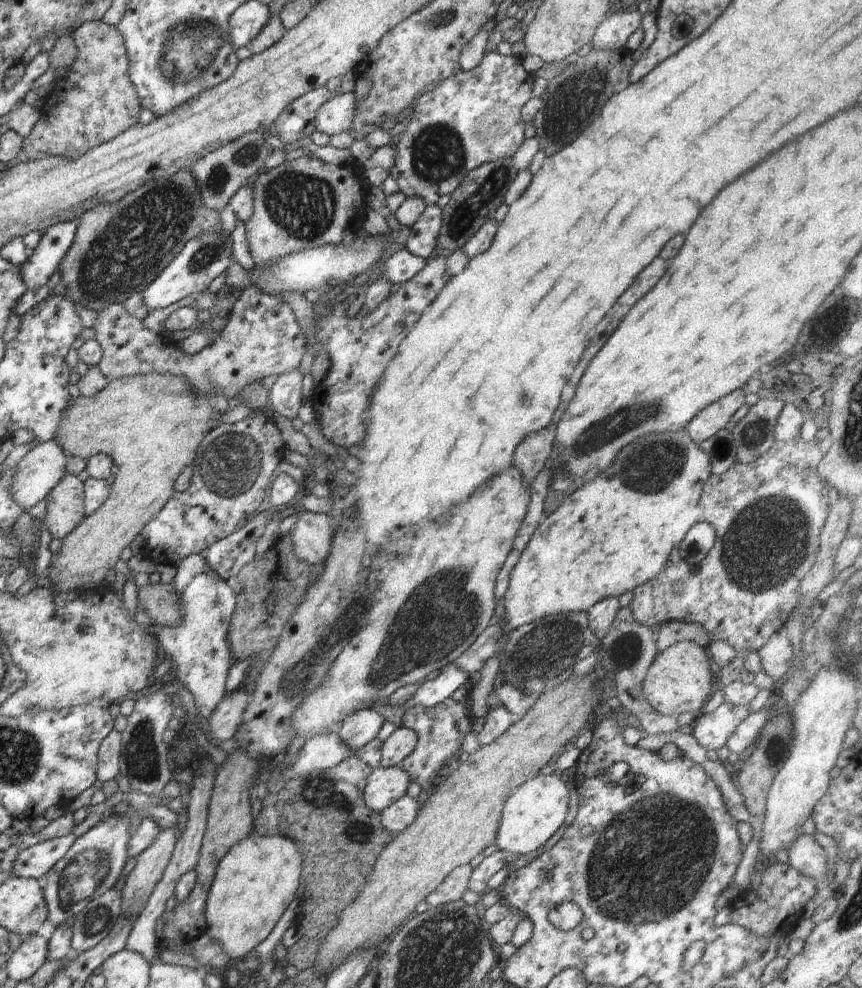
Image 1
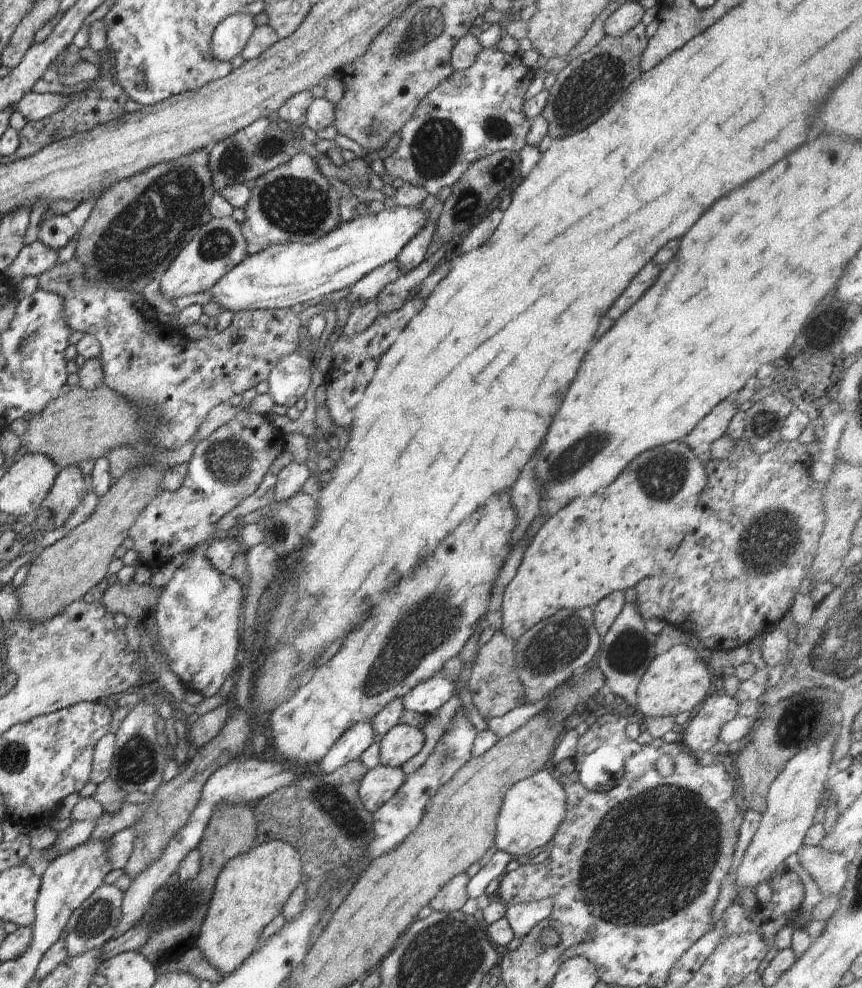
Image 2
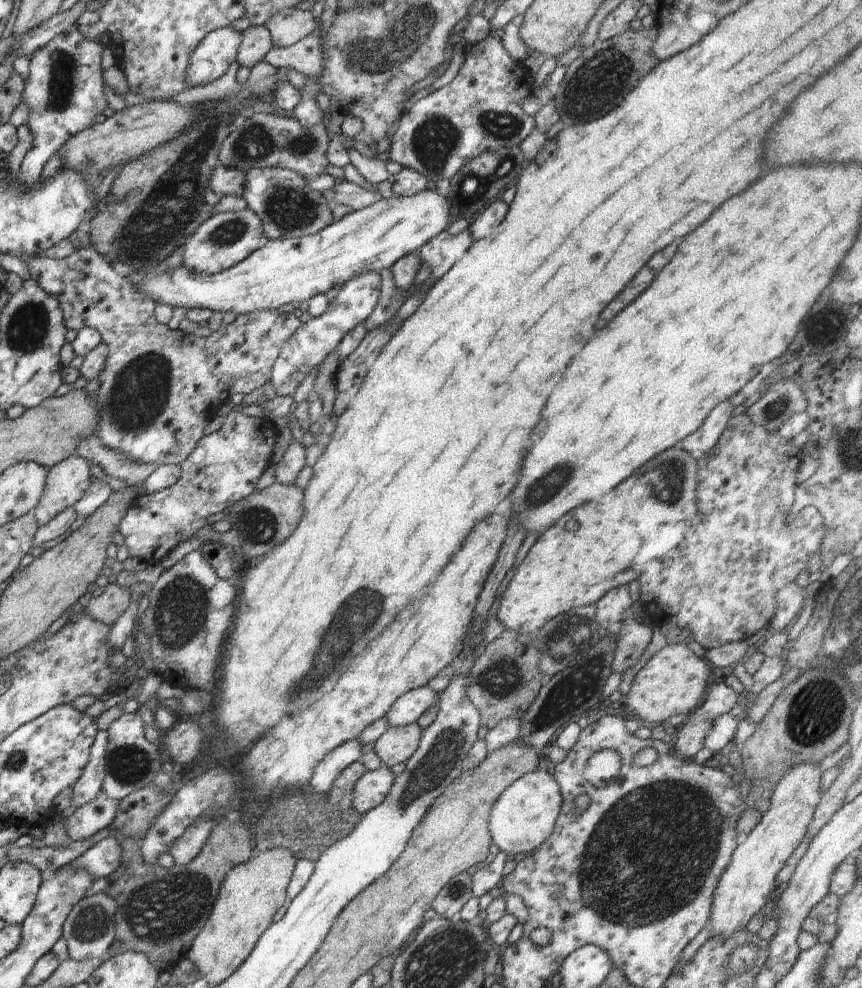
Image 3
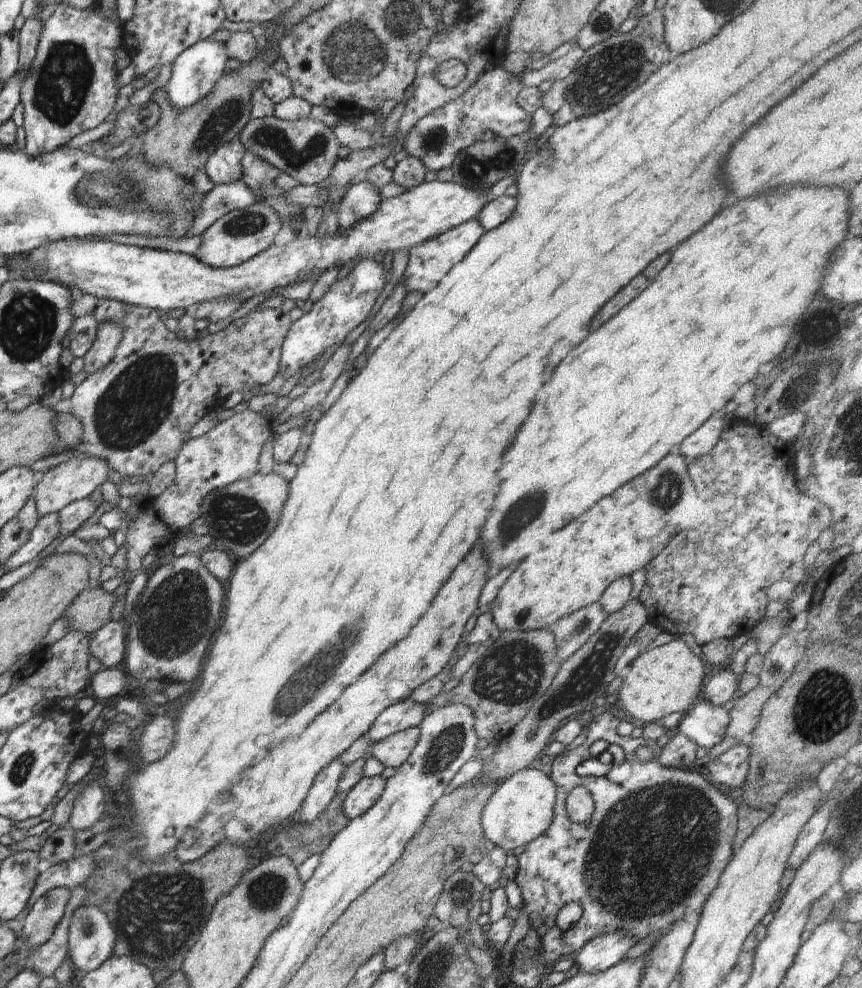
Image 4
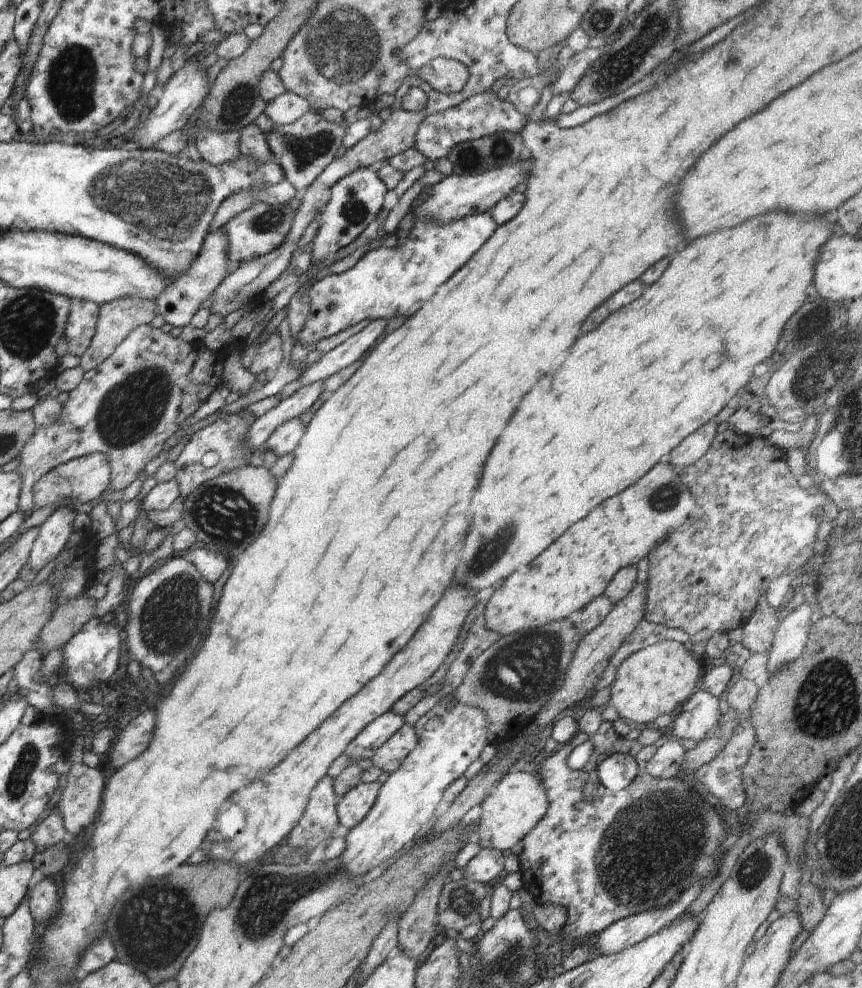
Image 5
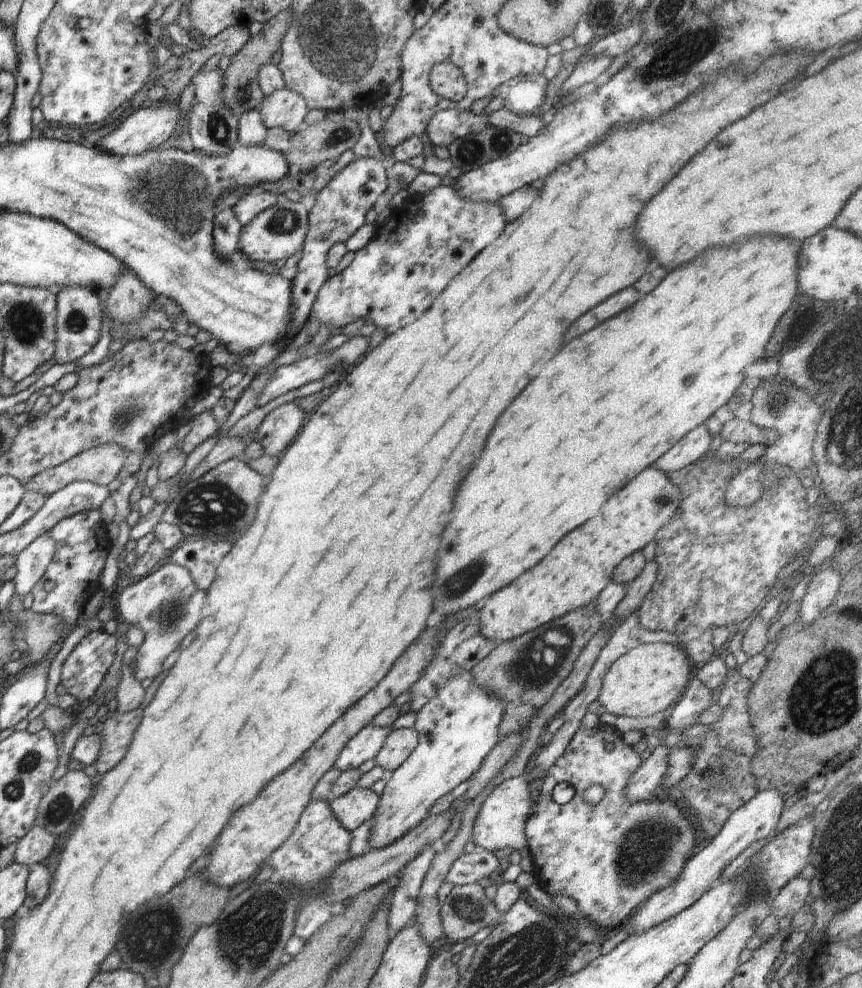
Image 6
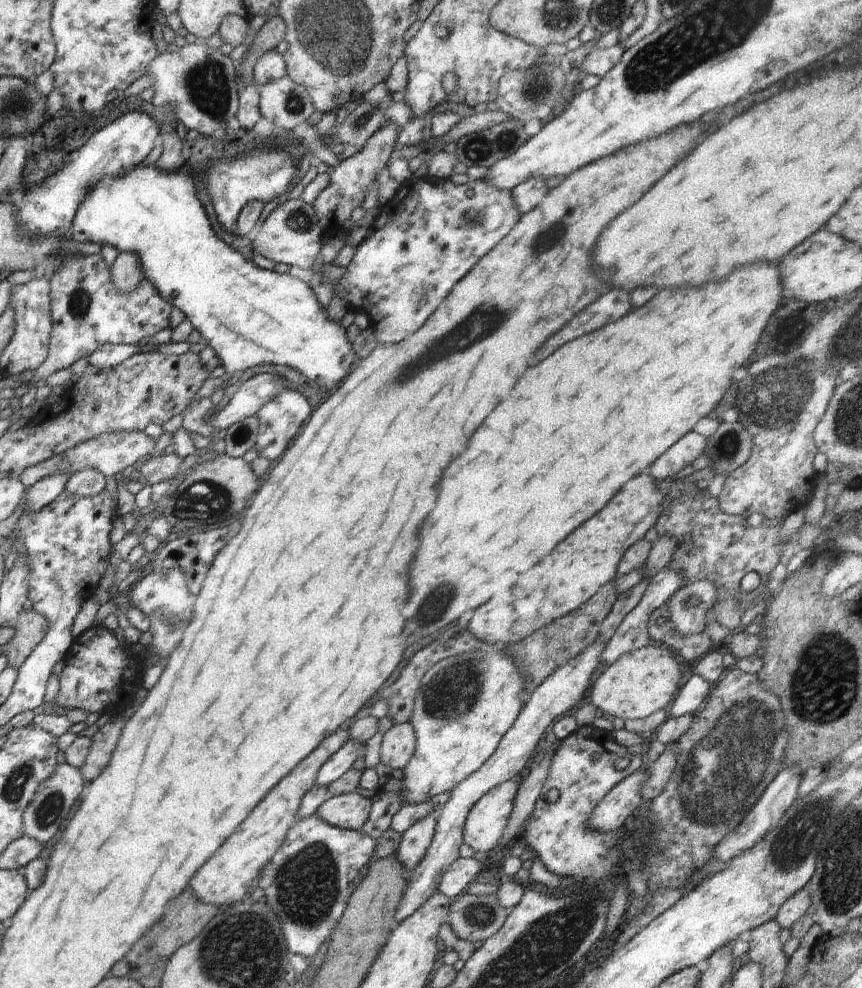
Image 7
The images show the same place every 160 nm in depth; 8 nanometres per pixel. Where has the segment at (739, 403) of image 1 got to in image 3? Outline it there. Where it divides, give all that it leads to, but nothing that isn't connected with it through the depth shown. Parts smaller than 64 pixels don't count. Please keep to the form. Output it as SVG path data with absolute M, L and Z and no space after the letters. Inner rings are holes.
M729 400L720 401L708 413L700 428L697 428L696 432L681 440L677 447L696 457L704 455L704 453L716 446L720 435L724 432L726 424L728 424L728 420L732 417L733 408Z

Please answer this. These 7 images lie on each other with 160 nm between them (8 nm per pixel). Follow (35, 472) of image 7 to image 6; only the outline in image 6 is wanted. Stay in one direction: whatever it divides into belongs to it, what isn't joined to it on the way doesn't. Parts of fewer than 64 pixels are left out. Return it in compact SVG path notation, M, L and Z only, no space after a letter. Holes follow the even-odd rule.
M106 444L97 447L92 447L87 451L81 452L66 462L49 468L33 476L26 484L26 491L36 491L43 494L45 497L53 495L57 490L68 486L76 481L88 481L89 483L107 487L122 470L124 463L127 460L127 452L117 444Z

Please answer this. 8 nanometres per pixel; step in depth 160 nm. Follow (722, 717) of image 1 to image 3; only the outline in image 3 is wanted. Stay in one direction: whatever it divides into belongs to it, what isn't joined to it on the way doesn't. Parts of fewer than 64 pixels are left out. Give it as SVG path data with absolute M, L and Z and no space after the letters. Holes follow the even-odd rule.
M724 682L710 685L706 699L687 714L687 720L678 728L672 744L676 755L693 759L696 753L705 747L704 739L710 732L714 719L730 712L738 702L738 697Z

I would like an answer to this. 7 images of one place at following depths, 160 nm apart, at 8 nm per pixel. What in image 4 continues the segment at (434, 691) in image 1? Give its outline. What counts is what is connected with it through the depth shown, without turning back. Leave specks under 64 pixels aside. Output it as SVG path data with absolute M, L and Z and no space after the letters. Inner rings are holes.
M412 699L401 700L385 708L366 734L371 740L371 746L391 734L407 728L419 727L425 717L424 709L425 705Z

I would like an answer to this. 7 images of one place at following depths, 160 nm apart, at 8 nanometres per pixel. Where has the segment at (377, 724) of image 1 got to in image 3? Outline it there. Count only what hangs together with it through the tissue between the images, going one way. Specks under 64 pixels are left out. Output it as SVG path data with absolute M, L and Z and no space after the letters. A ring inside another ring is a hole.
M356 737L343 742L339 747L330 751L314 769L314 774L308 786L312 788L313 794L327 794L340 772L359 760L362 747L363 744Z

